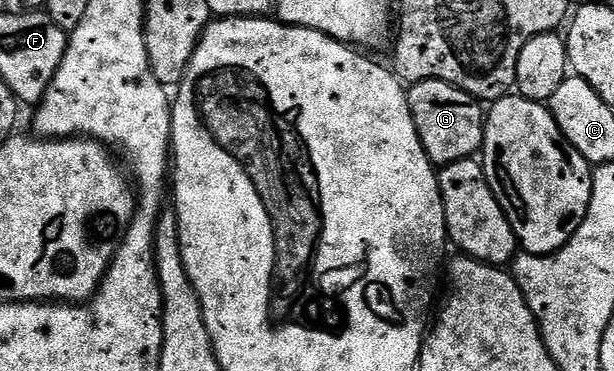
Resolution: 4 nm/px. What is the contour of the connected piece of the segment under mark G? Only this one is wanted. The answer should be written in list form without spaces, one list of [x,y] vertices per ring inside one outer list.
[[[417,81],[407,89],[407,102],[421,139],[421,147],[425,147],[425,155],[432,165],[442,167],[466,161],[482,150],[485,109],[464,89],[444,81]]]

